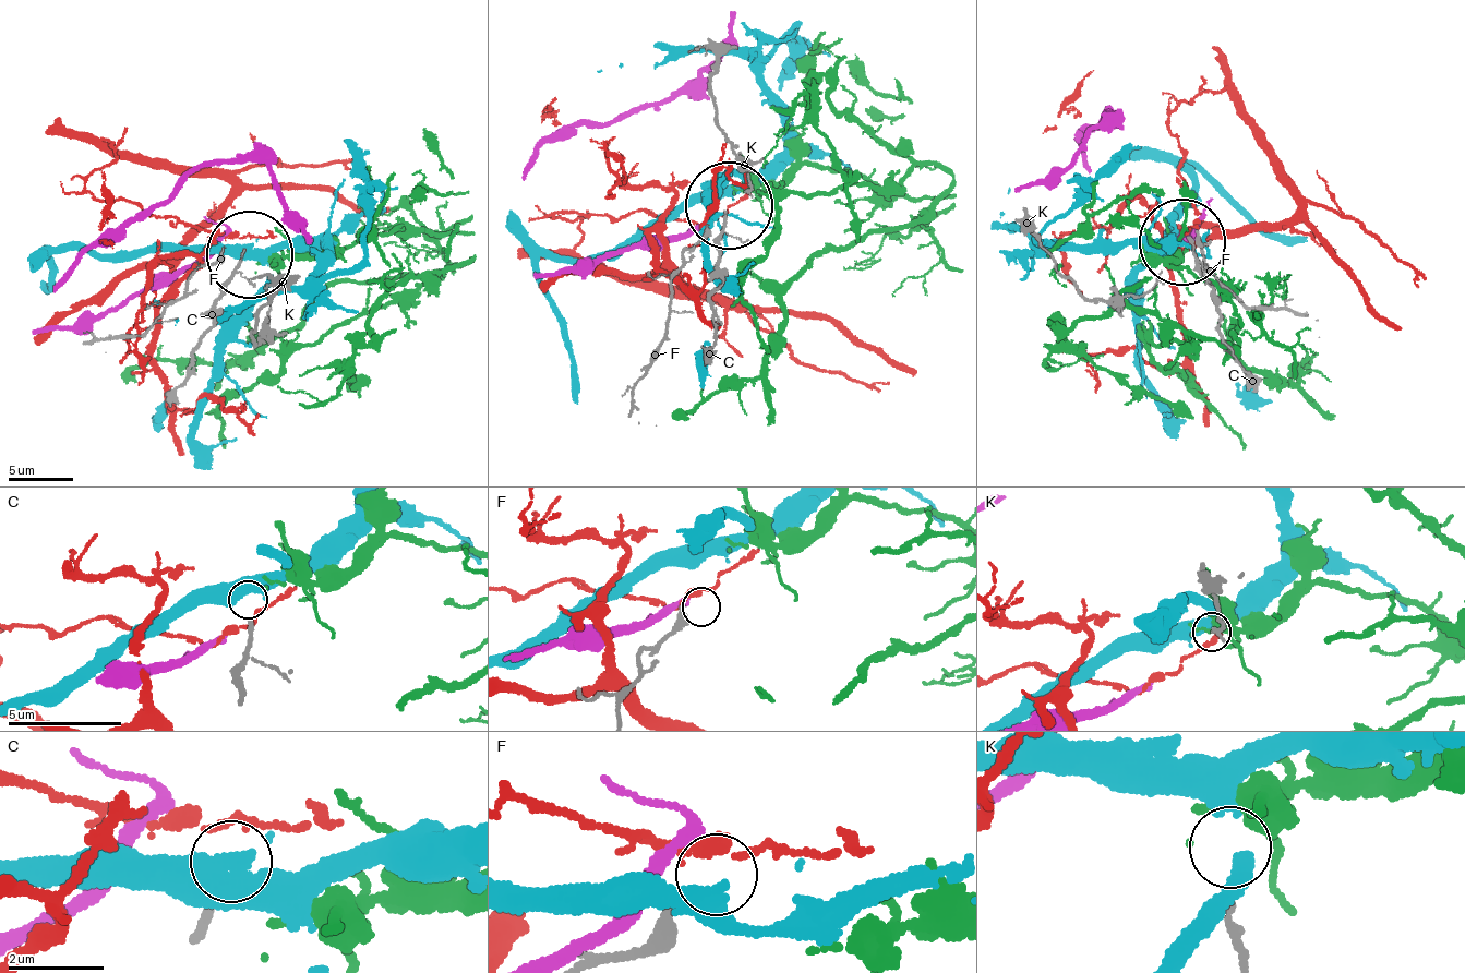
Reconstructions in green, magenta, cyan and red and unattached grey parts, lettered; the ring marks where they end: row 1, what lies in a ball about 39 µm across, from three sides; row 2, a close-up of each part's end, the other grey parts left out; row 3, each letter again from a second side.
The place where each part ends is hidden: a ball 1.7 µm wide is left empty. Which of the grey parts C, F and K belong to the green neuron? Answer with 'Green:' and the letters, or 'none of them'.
Green: K

